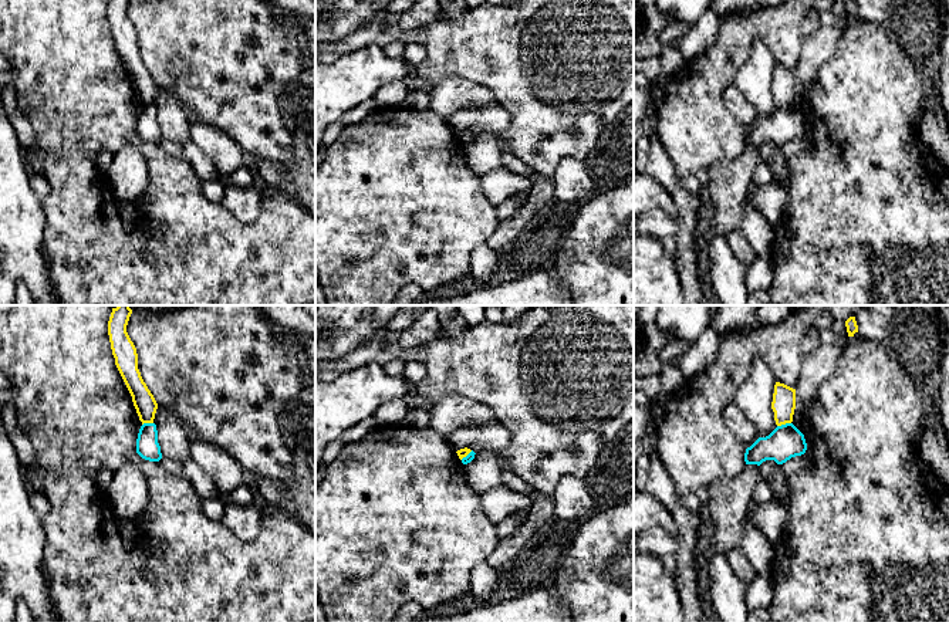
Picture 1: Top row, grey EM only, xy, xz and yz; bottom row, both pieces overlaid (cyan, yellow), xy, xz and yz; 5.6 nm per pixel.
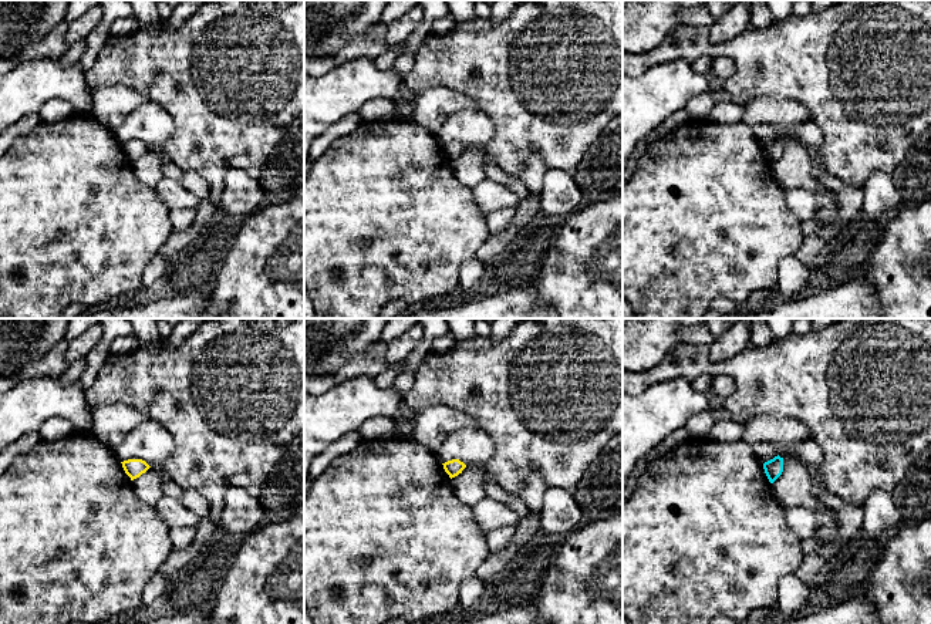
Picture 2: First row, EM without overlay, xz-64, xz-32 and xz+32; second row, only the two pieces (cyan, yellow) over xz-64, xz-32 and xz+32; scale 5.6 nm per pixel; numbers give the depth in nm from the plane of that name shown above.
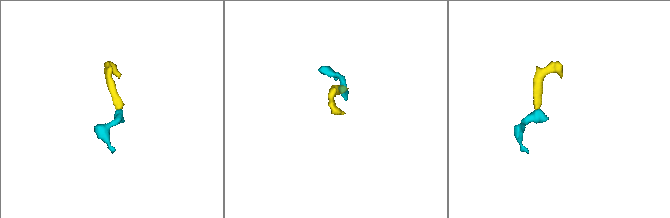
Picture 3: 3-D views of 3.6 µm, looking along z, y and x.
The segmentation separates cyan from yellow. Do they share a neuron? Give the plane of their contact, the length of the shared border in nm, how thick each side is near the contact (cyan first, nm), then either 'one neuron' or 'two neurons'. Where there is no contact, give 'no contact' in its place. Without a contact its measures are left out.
meets cyan in yz; contact 80 nm long; 190 nm thick on the cyan side, 140 nm on the other; one neuron

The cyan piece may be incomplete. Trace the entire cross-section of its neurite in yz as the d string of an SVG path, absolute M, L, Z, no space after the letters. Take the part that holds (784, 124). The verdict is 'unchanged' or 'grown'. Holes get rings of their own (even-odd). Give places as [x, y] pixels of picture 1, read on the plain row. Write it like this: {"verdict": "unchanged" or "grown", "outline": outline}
{"verdict": "grown", "outline": "M776 64L771 91L777 109L766 119L759 119L746 131L746 146L760 148L766 142L783 146L807 132L804 116L791 105L796 91L796 71Z"}

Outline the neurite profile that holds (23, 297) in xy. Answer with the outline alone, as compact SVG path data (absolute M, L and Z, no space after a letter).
M17 283L16 298L11 305L37 305L26 283Z

